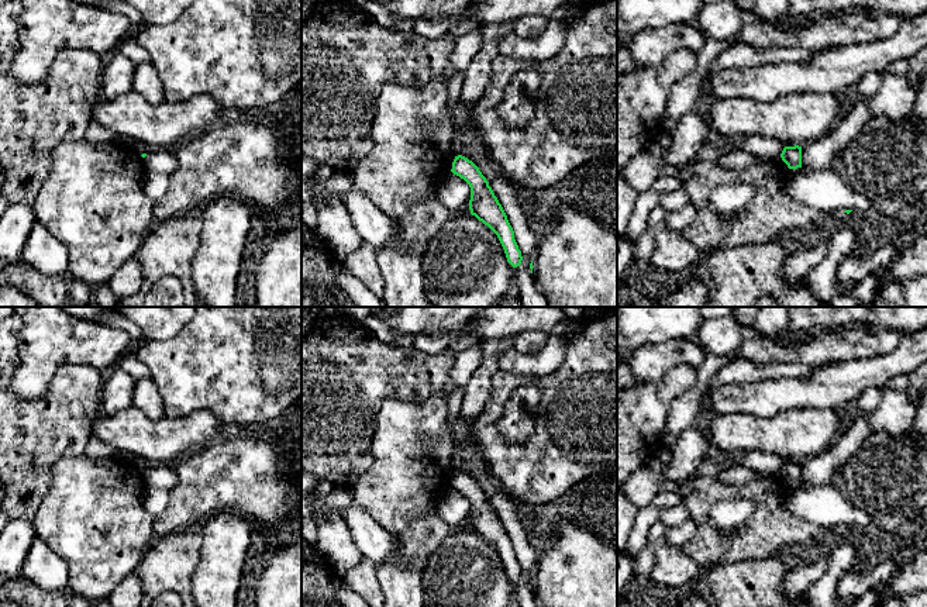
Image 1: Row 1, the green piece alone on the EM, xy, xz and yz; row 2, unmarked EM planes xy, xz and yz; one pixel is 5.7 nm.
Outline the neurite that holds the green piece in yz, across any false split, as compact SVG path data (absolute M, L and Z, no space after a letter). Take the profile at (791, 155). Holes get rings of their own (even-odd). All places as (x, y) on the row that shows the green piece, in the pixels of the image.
M785 146L780 154L780 158L789 169L802 168L802 146Z

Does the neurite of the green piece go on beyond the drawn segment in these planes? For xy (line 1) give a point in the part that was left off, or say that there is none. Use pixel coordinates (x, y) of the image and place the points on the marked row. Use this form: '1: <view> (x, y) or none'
1: none

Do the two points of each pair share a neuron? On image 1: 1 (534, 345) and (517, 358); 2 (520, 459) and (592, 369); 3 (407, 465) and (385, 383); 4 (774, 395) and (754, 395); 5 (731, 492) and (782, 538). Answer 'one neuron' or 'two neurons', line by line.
1: two neurons
2: one neuron
3: two neurons
4: one neuron
5: one neuron

